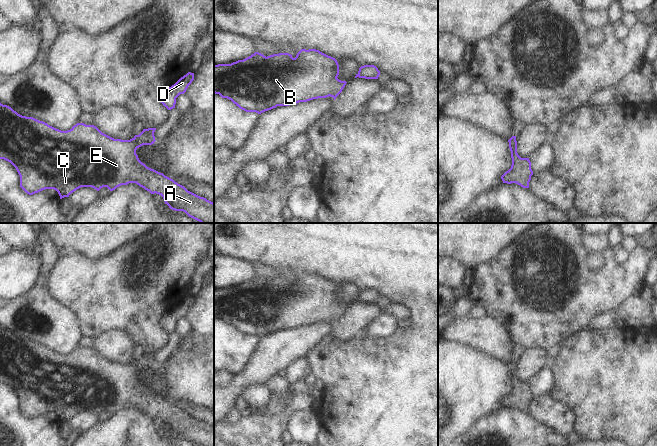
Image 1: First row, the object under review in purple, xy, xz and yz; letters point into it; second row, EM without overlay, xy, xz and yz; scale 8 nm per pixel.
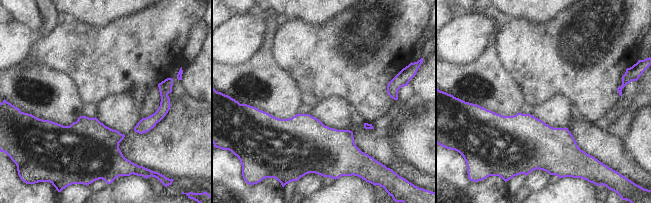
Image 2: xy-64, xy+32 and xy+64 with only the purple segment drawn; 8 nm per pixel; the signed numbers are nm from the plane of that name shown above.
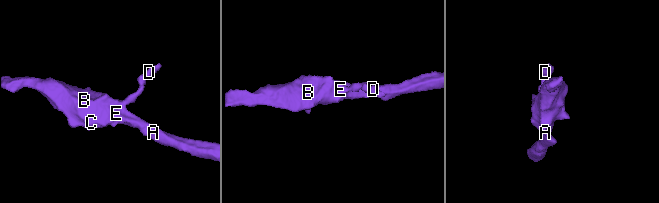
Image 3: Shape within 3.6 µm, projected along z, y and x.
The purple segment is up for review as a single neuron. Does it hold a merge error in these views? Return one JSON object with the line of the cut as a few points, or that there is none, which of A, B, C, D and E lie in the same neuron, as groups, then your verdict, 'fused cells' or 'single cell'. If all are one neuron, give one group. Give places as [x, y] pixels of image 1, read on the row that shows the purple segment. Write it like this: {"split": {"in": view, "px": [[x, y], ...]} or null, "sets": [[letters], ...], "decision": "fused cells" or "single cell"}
{"split": null, "sets": [["A", "B", "C", "D", "E"]], "decision": "single cell"}

